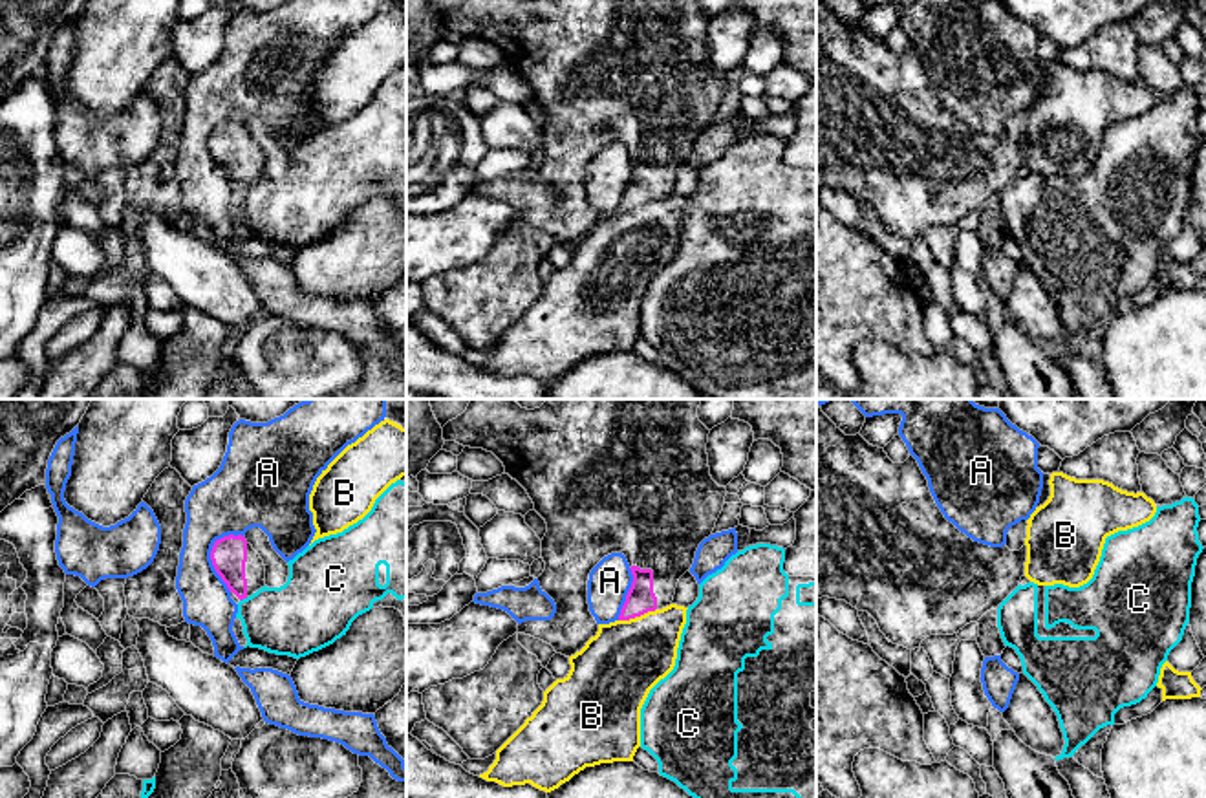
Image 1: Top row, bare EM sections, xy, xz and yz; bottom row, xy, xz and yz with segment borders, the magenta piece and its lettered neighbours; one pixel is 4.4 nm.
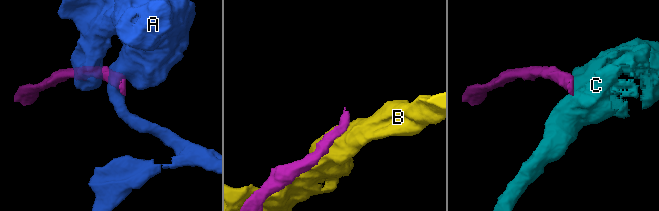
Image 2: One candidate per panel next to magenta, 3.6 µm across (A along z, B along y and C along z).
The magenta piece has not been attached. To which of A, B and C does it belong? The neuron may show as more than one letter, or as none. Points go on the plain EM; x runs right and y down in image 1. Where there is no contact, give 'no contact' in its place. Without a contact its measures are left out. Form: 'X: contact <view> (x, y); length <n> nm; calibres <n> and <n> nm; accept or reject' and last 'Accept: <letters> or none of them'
A: contact xy (211, 145); length 260 nm; calibres 160 and 280 nm; reject
B: contact xz (637, 205); length 180 nm; calibres 130 and 340 nm; reject
C: contact xy (244, 187); length 40 nm; calibres 160 and 320 nm; reject
Accept: none of them

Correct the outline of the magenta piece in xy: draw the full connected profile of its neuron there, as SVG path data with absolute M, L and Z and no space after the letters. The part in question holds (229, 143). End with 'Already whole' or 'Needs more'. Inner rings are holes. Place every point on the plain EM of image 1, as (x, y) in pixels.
M242 124L216 130L210 150L229 181L240 190L265 176L264 150Z. Needs more

